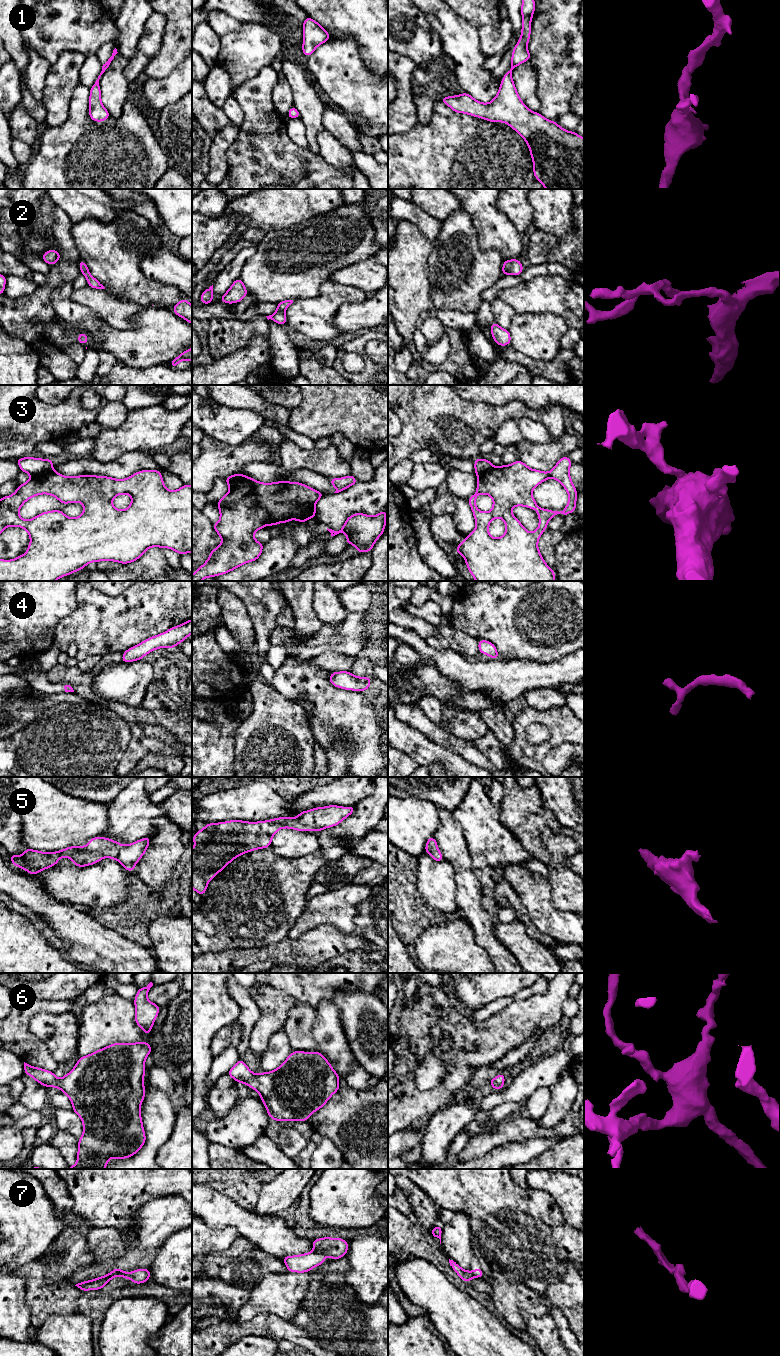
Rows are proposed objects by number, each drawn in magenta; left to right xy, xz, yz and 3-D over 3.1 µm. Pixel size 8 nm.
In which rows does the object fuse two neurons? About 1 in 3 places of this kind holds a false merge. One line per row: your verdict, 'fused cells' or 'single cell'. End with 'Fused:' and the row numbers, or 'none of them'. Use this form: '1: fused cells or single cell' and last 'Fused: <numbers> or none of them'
1: single cell
2: single cell
3: fused cells
4: single cell
5: single cell
6: single cell
7: fused cells
Fused: 3, 7

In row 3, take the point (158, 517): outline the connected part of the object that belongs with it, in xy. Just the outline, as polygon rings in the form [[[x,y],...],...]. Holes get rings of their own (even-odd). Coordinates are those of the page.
[[[146,469],[122,480],[95,475],[67,477],[51,470],[18,485],[11,496],[0,498],[0,534],[9,526],[24,528],[29,533],[31,542],[25,554],[13,560],[0,559],[0,581],[56,581],[85,568],[90,562],[134,562],[153,546],[170,548],[182,556],[184,553],[192,553],[192,485],[183,484],[180,489],[170,491],[165,487],[159,470]],[[40,494],[54,496],[62,504],[80,502],[84,511],[76,518],[67,517],[61,510],[52,510],[40,513],[30,520],[22,519],[19,516],[21,506]],[[120,494],[129,494],[132,498],[131,505],[124,510],[118,510],[112,504],[113,498]]]

